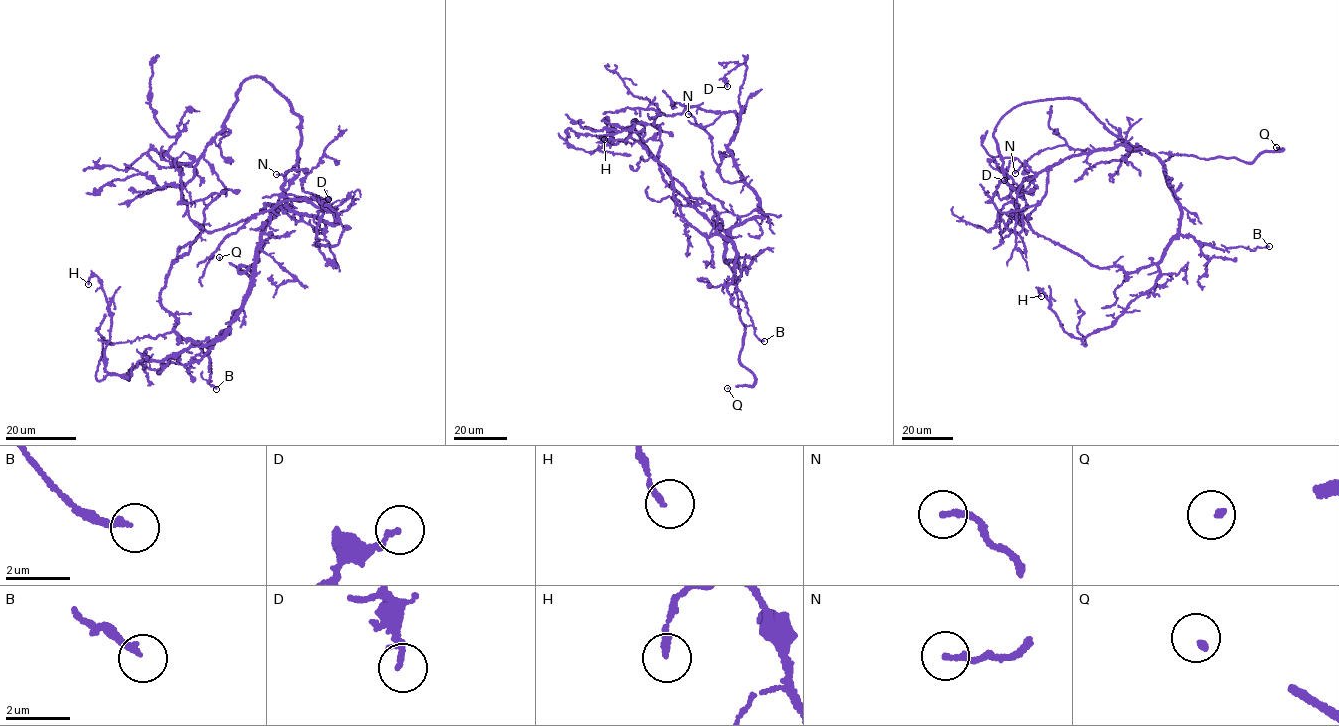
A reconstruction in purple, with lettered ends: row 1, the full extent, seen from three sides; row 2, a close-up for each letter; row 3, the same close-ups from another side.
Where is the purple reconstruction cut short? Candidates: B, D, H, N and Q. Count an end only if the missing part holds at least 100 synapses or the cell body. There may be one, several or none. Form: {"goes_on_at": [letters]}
{"goes_on_at": ["Q"]}

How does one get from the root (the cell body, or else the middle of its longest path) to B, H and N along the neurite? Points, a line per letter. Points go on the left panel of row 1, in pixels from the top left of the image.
B: (260, 237), (250, 294), (242, 302), (237, 318), (208, 347), (211, 372), (207, 381), (216, 389)
H: (260, 237), (250, 294), (230, 330), (145, 358), (129, 379), (105, 370), (112, 320), (99, 279), (88, 284)
N: (260, 237), (265, 224), (285, 206), (331, 223), (337, 214), (322, 199), (304, 192), (306, 168), (276, 174)

